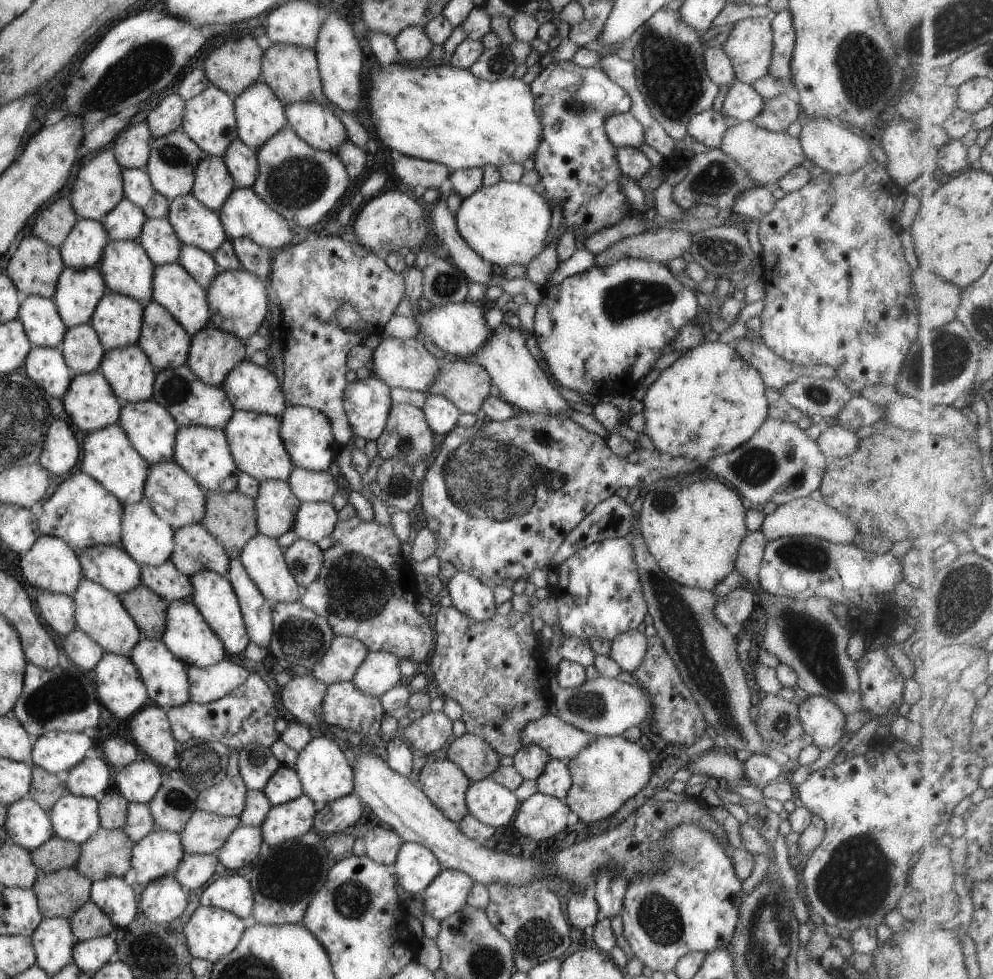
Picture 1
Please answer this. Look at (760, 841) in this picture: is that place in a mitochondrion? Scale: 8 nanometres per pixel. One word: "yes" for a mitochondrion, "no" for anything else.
no

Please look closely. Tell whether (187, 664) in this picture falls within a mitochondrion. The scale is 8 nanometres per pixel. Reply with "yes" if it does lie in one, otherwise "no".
no

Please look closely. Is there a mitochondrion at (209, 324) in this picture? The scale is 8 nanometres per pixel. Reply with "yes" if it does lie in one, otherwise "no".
no

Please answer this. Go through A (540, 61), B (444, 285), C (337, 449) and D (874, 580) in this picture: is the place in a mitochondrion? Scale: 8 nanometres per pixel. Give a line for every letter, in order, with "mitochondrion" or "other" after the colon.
A: other
B: mitochondrion
C: other
D: other

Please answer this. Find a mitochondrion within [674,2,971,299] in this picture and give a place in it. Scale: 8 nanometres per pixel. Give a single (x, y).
(866, 72)

